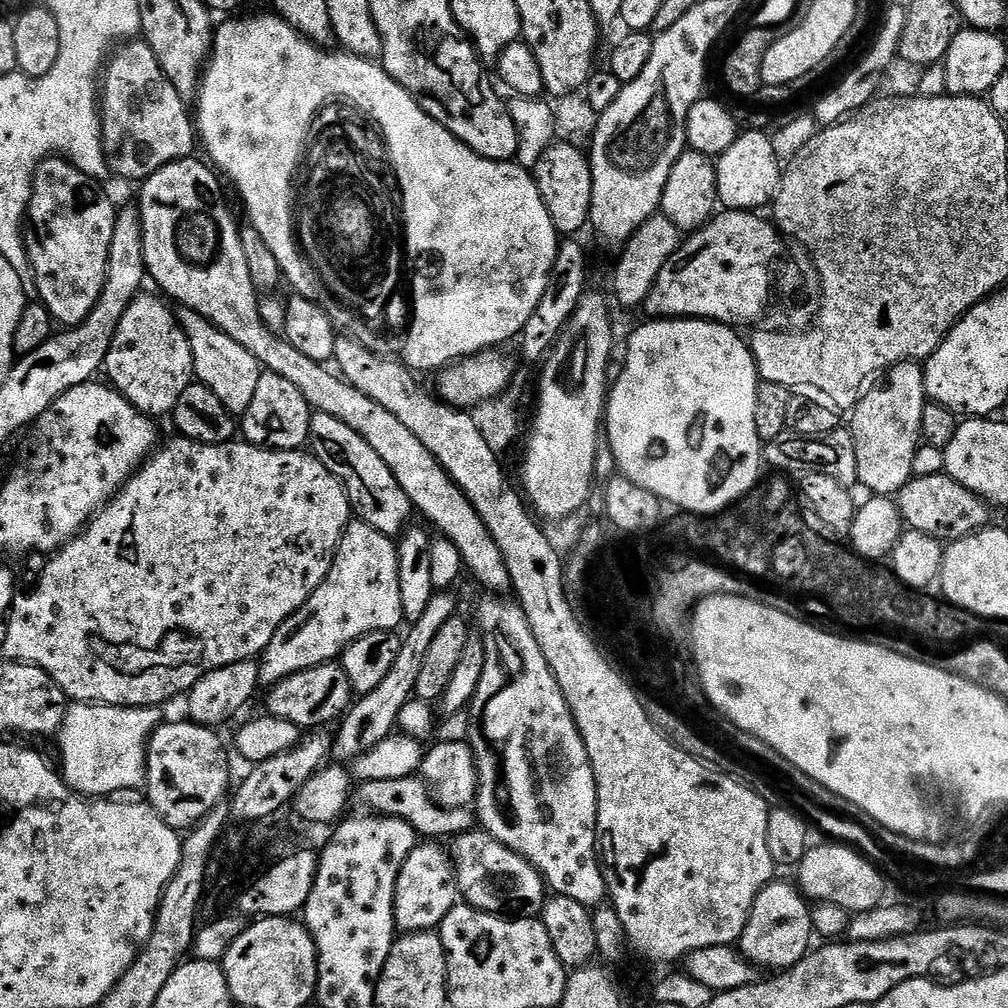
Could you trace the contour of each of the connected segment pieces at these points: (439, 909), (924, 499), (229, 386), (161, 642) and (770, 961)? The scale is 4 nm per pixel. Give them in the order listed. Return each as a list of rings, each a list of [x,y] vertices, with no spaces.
[[[421,843],[406,858],[406,862],[400,867],[398,882],[396,883],[396,897],[394,898],[394,918],[396,919],[397,929],[404,934],[420,934],[423,928],[439,929],[440,923],[450,914],[450,910],[455,908],[458,903],[458,891],[454,879],[453,859],[447,851],[439,848],[439,843]]]
[[[947,474],[939,475],[917,475],[898,493],[900,515],[911,531],[924,532],[927,536],[934,536],[941,542],[948,542],[982,532],[993,523],[993,509],[988,501],[966,490],[958,482],[951,480]]]
[[[185,311],[182,316],[182,327],[192,347],[192,366],[194,376],[201,384],[205,384],[218,398],[222,398],[225,406],[234,414],[243,414],[254,402],[254,390],[258,390],[258,382],[262,375],[262,366],[246,346],[238,346],[230,334],[218,330],[206,318],[197,312]]]
[[[176,438],[169,448],[162,448],[133,475],[119,495],[76,539],[68,541],[59,549],[64,560],[60,560],[60,564],[48,572],[48,580],[44,580],[40,592],[36,592],[28,604],[14,610],[16,624],[7,624],[7,628],[12,631],[12,649],[7,655],[26,664],[37,664],[42,672],[48,672],[69,701],[113,704],[119,708],[164,706],[167,700],[175,701],[180,696],[176,688],[182,689],[184,693],[188,692],[184,684],[193,688],[195,684],[192,680],[198,683],[196,676],[202,679],[200,672],[207,674],[204,668],[216,671],[219,669],[216,664],[222,668],[231,665],[228,660],[233,664],[242,662],[240,656],[251,660],[248,652],[259,657],[275,638],[276,631],[292,619],[294,613],[328,577],[332,560],[340,548],[340,540],[353,519],[354,509],[343,482],[330,470],[326,470],[324,463],[315,455],[307,456],[307,451],[282,452],[247,442],[197,444],[194,440],[183,438]]]
[[[771,882],[757,895],[738,941],[738,951],[749,965],[783,970],[794,967],[802,957],[808,955],[808,943],[814,939],[810,904],[793,885],[792,888],[788,884]]]

